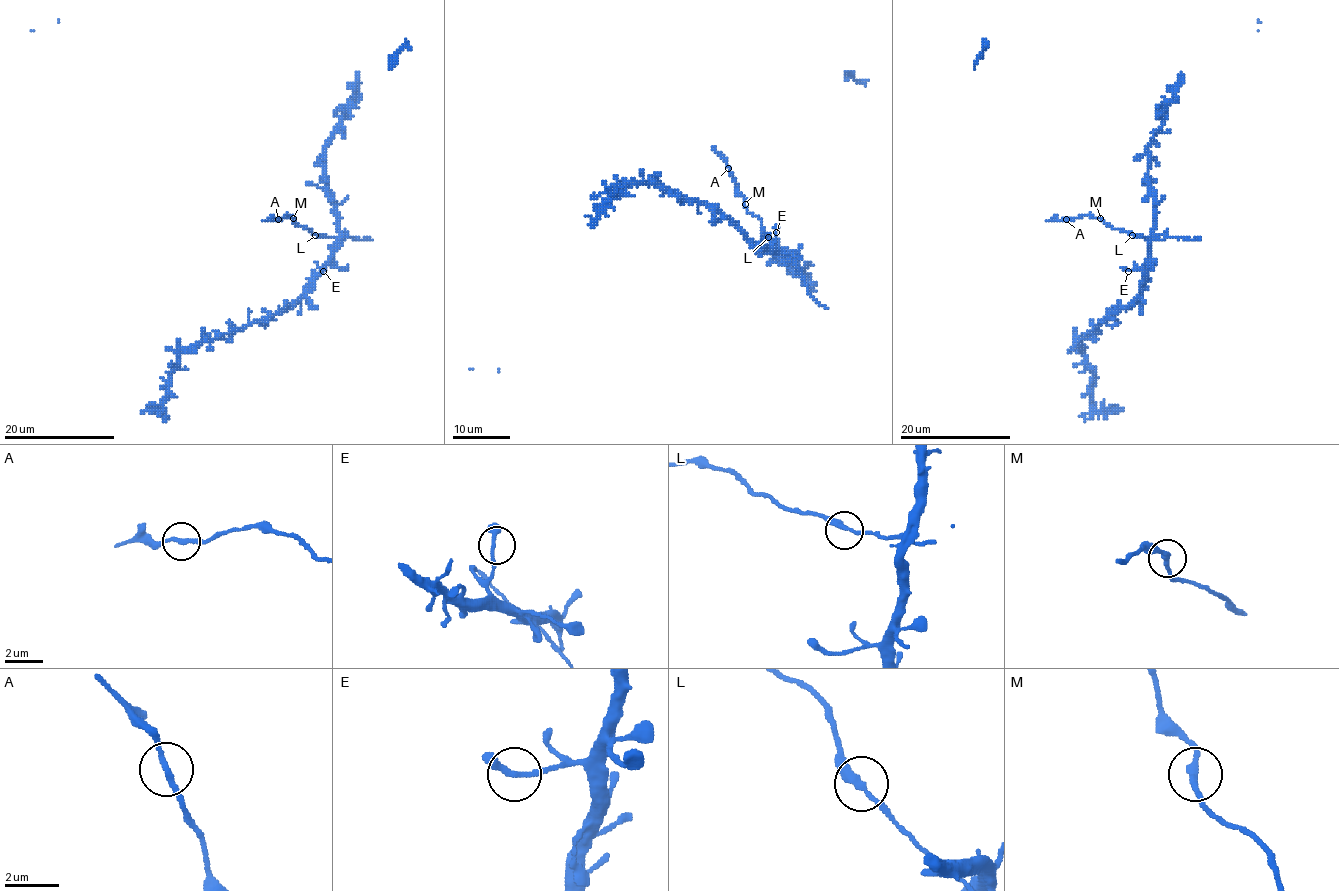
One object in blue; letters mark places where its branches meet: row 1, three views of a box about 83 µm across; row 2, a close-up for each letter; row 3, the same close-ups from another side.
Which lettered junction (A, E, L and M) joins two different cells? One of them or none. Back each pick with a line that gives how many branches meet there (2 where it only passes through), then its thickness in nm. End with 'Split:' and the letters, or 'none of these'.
Split: none of these

